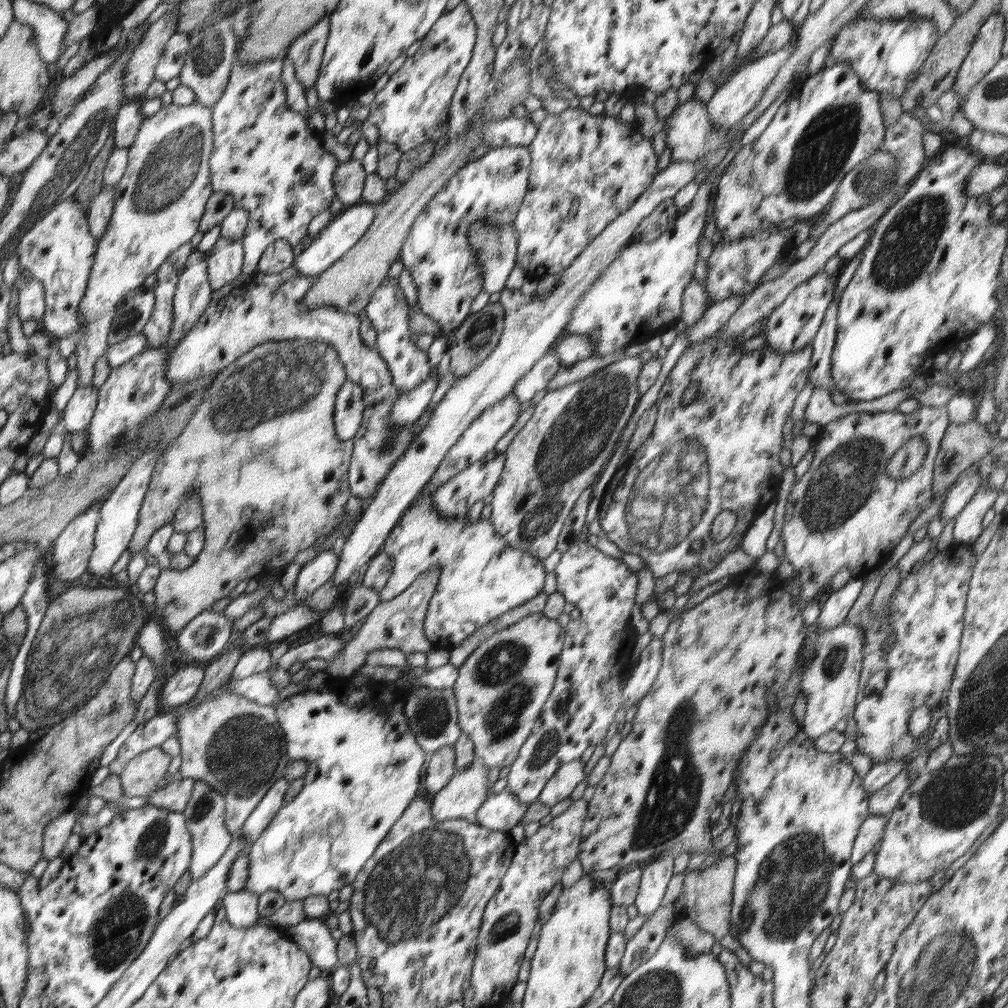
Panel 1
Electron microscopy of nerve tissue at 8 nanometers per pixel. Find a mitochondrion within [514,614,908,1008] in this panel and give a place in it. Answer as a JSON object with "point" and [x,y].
{"point":[790,888]}

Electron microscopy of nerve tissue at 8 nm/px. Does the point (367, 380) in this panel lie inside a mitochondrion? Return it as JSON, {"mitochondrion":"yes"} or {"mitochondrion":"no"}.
{"mitochondrion":"no"}

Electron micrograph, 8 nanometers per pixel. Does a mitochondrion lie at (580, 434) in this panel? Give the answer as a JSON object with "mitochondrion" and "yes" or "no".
{"mitochondrion":"yes"}

